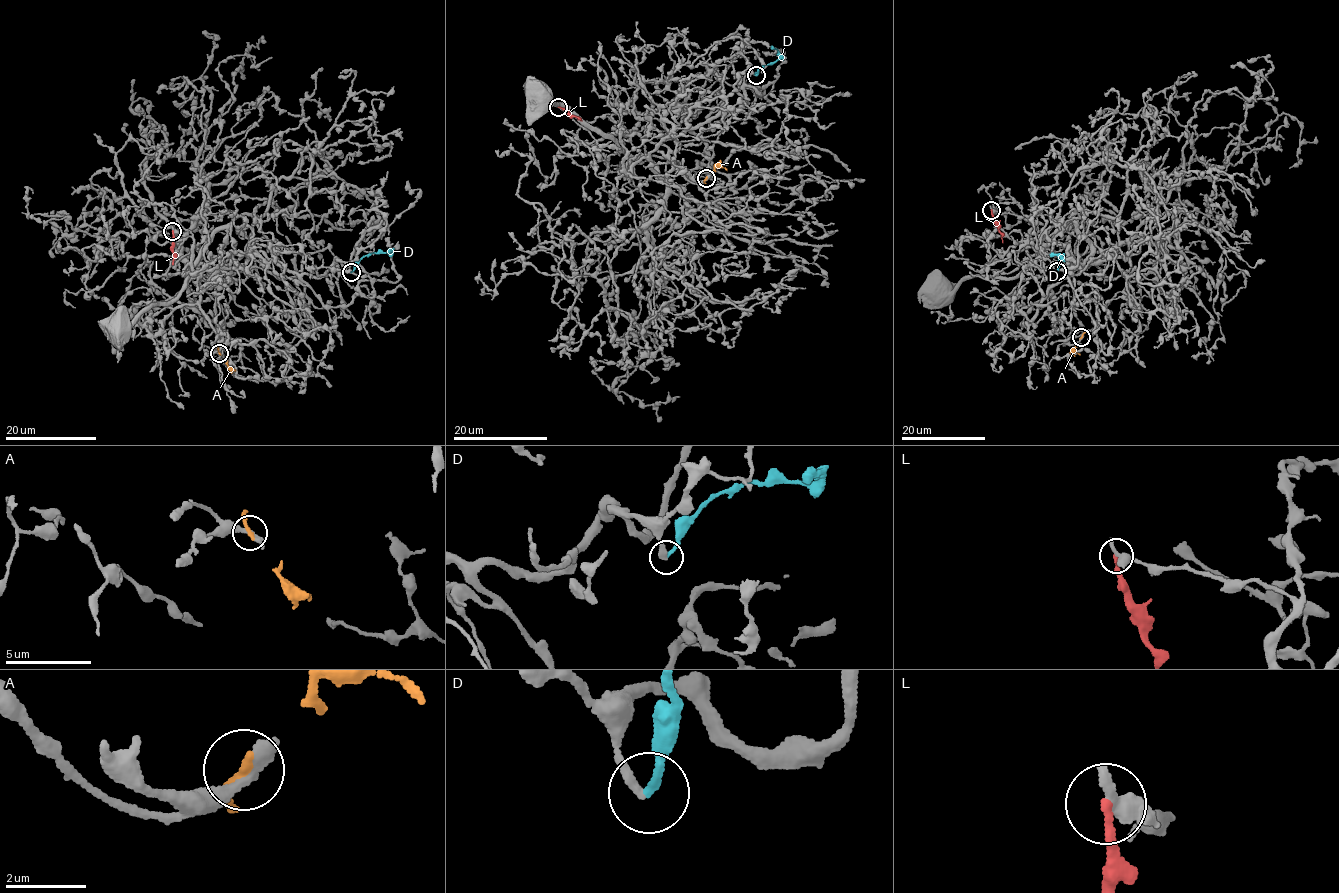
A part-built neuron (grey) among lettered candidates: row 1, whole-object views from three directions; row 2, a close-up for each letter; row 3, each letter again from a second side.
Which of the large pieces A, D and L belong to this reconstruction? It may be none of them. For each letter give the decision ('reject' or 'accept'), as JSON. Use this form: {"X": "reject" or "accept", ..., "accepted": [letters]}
{"A": "reject", "D": "accept", "L": "reject", "accepted": ["D"]}

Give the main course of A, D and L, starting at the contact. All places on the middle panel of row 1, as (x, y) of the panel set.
A: (705, 178), (716, 168), (722, 167), (727, 171)
D: (756, 74), (760, 68), (774, 63), (779, 57), (778, 51), (770, 46)
L: (558, 107), (581, 120)

